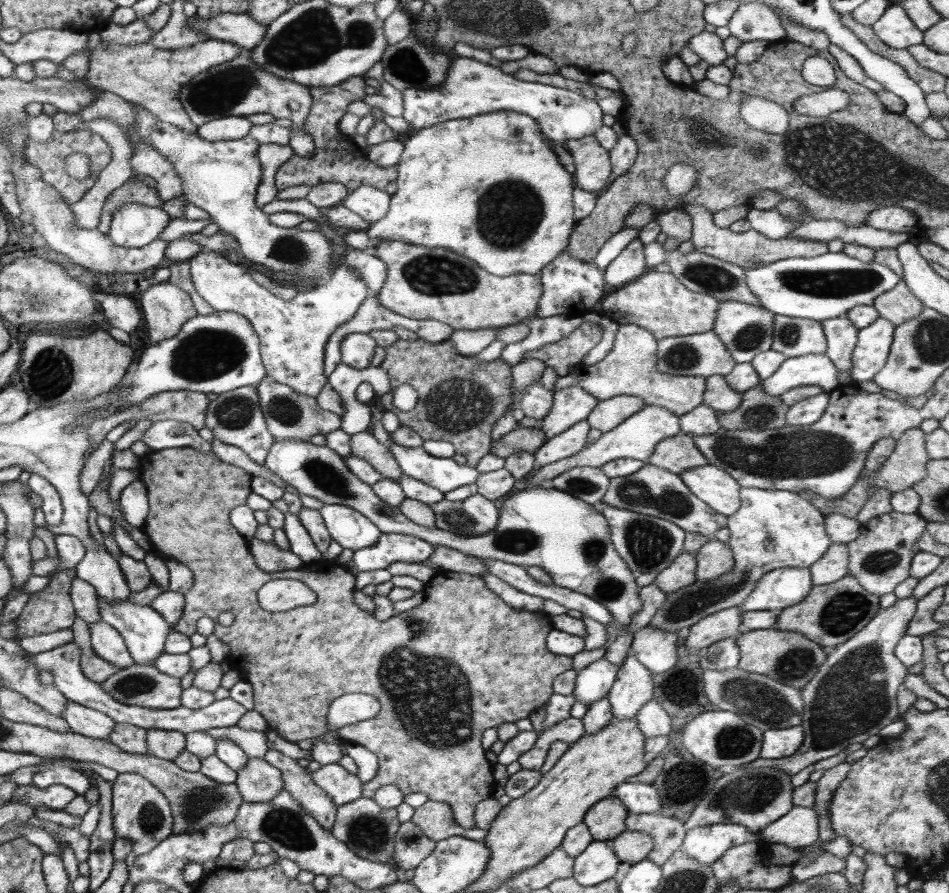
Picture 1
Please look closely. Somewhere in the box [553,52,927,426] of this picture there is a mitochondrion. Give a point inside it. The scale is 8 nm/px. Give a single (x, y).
(834, 283)

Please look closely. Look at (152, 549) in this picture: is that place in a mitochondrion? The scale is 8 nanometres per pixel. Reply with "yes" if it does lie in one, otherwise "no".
no

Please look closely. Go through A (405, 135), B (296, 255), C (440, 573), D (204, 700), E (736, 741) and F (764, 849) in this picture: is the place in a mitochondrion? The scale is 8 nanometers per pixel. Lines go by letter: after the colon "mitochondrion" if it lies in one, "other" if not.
A: other
B: mitochondrion
C: other
D: other
E: mitochondrion
F: other

